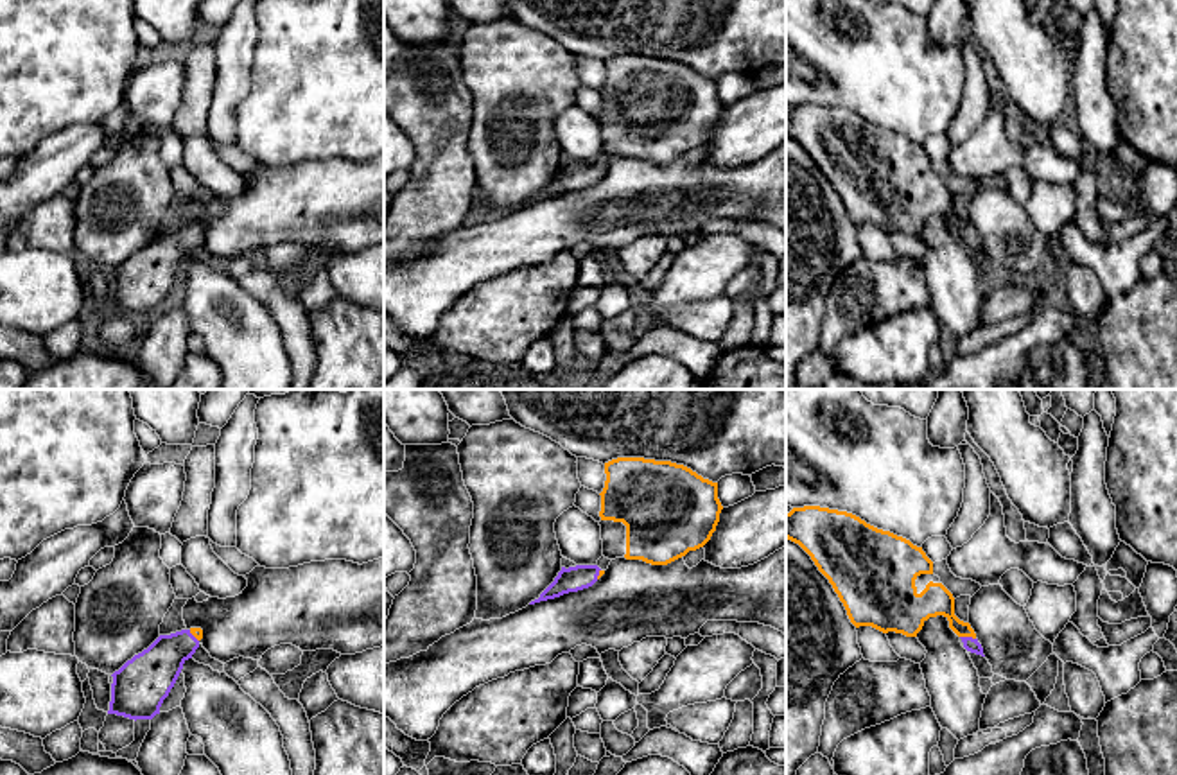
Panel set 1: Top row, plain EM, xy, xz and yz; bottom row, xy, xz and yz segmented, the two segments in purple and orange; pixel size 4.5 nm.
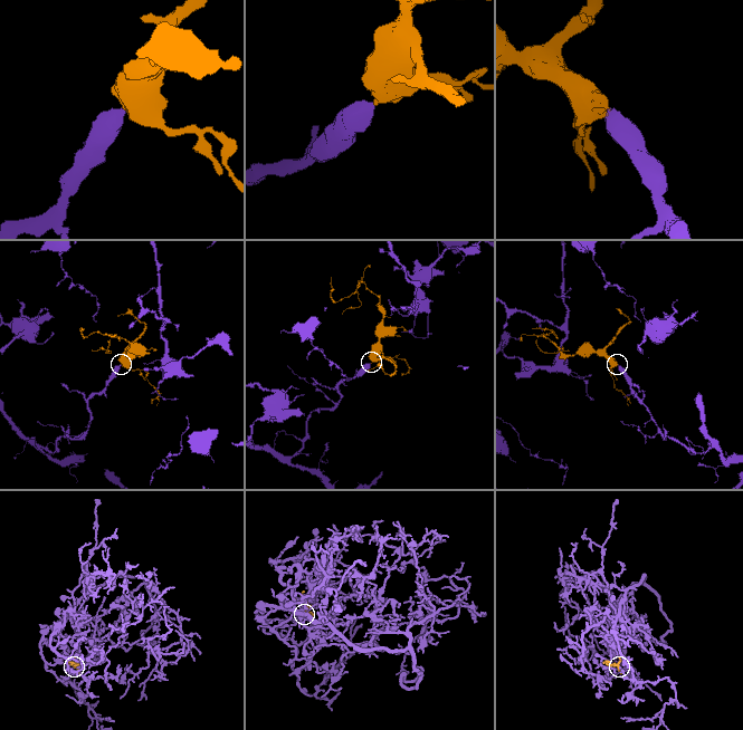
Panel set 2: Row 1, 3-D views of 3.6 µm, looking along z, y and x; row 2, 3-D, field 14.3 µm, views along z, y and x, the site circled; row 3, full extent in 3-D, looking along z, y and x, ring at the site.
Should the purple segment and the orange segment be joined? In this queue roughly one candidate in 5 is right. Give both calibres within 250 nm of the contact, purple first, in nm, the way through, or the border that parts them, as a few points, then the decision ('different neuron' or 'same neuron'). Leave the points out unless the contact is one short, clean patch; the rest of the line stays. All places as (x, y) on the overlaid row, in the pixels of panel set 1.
70 nm thick on the purple side, 140 nm on the other; runs through yz (971, 644), (967, 637), (935, 600); same neuron

